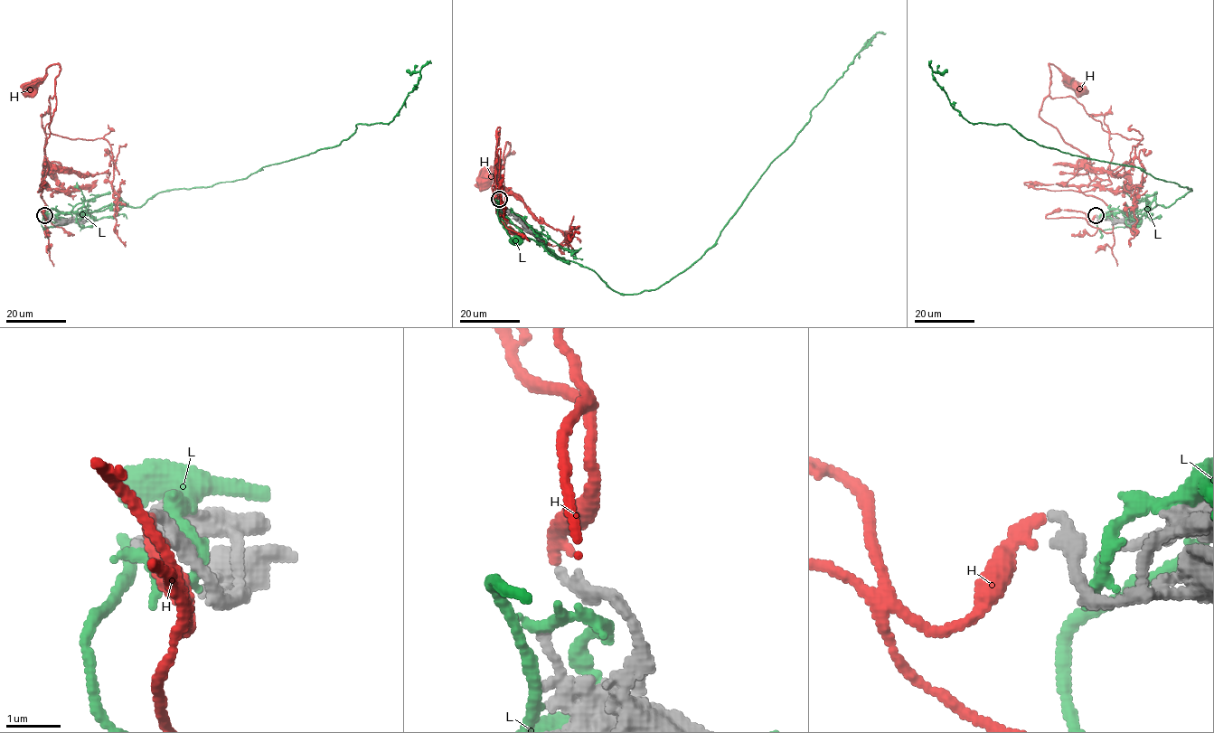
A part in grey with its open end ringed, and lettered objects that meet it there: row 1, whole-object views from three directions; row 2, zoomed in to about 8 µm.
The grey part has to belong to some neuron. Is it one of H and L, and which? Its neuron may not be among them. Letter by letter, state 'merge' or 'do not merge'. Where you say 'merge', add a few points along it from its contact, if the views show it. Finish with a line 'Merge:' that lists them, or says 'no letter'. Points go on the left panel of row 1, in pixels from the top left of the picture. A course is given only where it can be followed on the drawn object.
H: merge | via (44, 215), (49, 232), (41, 181), (61, 66), (51, 64), (30, 89)
L: do not merge
Merge: H

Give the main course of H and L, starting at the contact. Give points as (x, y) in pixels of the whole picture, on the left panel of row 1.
H: (44, 215), (49, 232), (41, 181), (61, 66), (51, 64), (30, 89)
L: (44, 217), (44, 214), (53, 223), (66, 223), (61, 221)

